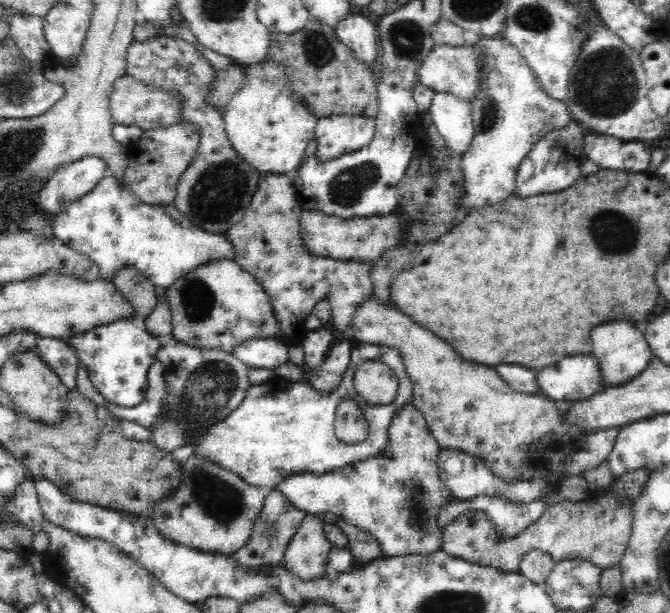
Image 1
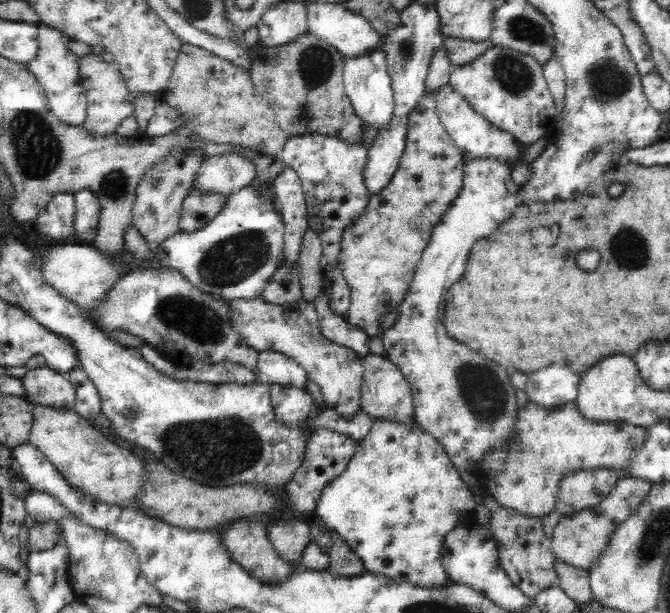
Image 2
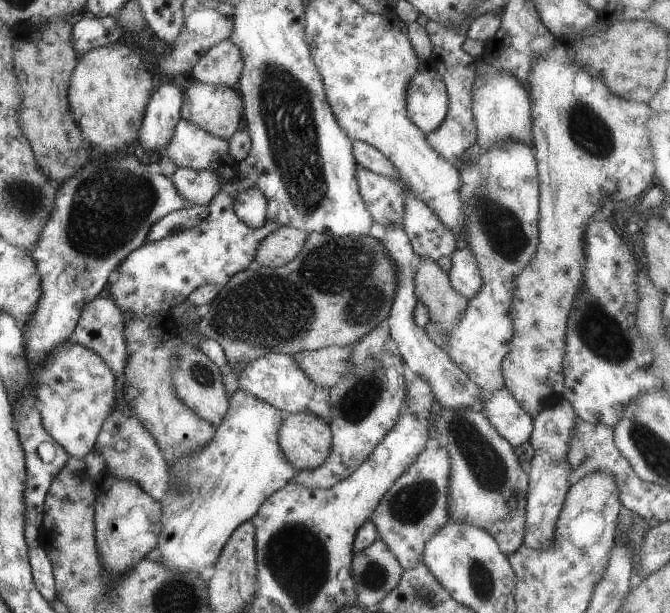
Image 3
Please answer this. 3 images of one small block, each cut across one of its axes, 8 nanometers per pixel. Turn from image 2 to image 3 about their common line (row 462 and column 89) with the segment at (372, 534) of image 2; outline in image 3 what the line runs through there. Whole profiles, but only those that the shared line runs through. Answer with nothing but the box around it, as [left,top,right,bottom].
[33,338,116,460]

